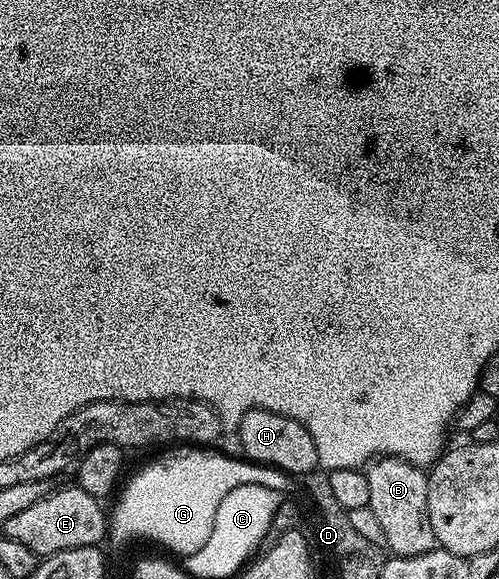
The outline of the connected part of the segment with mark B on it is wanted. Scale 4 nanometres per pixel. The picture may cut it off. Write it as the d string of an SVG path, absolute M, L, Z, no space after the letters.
M380 456L368 464L365 474L370 486L368 505L382 525L387 549L397 557L406 558L435 549L429 518L427 473L404 459Z

